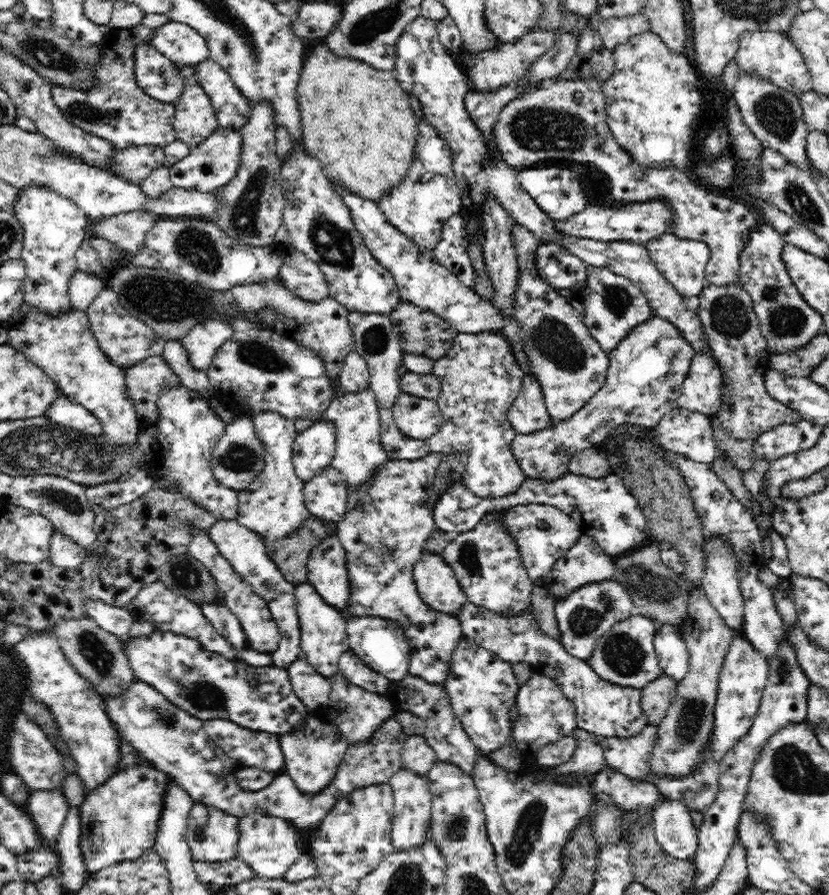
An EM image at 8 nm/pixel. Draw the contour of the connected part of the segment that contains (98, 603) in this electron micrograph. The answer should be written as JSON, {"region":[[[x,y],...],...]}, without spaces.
{"region":[[[86,600],[86,614],[97,621],[106,632],[124,637],[135,623],[134,617],[125,607],[110,606],[101,600]]]}

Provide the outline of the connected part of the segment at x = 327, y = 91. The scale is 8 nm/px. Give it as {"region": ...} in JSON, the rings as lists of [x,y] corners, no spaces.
{"region":[[[322,43],[309,48],[306,54],[298,79],[297,101],[301,112],[304,150],[322,162],[329,179],[340,181],[360,197],[378,202],[388,189],[394,188],[406,177],[414,158],[418,120],[394,71],[374,68],[357,57],[336,55],[328,45]]]}

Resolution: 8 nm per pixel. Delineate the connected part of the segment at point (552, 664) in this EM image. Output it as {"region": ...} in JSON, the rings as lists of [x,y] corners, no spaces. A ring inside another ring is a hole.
{"region":[[[467,601],[458,608],[456,618],[462,627],[464,637],[474,641],[478,646],[493,652],[499,656],[503,661],[509,663],[528,663],[534,667],[535,673],[540,673],[544,676],[553,677],[560,685],[562,692],[565,693],[566,698],[569,698],[574,704],[577,715],[577,728],[590,733],[598,734],[600,738],[604,737],[618,737],[631,738],[637,736],[647,725],[649,725],[647,717],[641,708],[641,689],[620,686],[614,684],[604,678],[600,678],[595,670],[585,660],[580,660],[572,656],[561,644],[543,631],[538,625],[533,622],[533,615],[526,612],[522,616],[514,616],[514,618],[503,618],[502,615],[494,611],[488,611],[487,608],[476,606],[474,603]]]}

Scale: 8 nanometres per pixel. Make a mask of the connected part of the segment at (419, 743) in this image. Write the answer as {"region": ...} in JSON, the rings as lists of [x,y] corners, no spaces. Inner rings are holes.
{"region":[[[407,736],[402,761],[403,768],[425,778],[436,762],[436,754],[423,736]]]}

